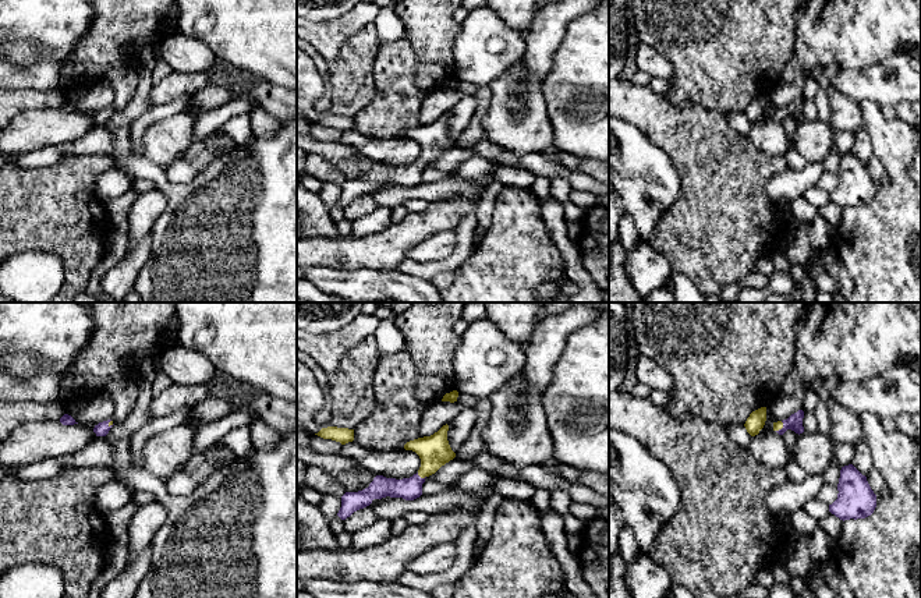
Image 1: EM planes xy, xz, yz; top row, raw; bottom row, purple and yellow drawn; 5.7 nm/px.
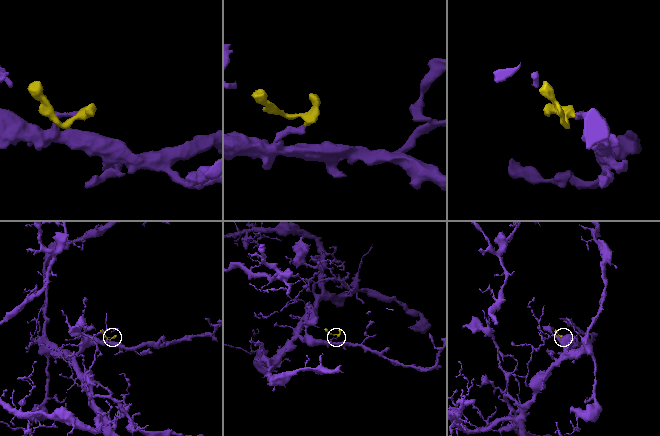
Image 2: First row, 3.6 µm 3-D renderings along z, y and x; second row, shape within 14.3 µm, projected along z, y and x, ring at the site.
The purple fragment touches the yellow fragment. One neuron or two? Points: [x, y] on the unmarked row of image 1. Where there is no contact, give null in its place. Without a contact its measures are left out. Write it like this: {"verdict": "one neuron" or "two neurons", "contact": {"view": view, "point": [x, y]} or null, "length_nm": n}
{"verdict": "one neuron", "contact": {"view": "xz", "point": [420, 165]}, "length_nm": 60}

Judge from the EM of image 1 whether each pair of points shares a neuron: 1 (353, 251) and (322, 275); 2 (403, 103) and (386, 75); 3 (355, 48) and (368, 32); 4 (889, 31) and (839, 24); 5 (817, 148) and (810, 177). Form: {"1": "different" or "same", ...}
{"1": "different", "2": "same", "3": "same", "4": "same", "5": "different"}

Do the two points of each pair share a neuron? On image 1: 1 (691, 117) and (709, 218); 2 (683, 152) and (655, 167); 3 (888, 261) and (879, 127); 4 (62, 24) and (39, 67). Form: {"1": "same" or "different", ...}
{"1": "same", "2": "different", "3": "same", "4": "same"}

